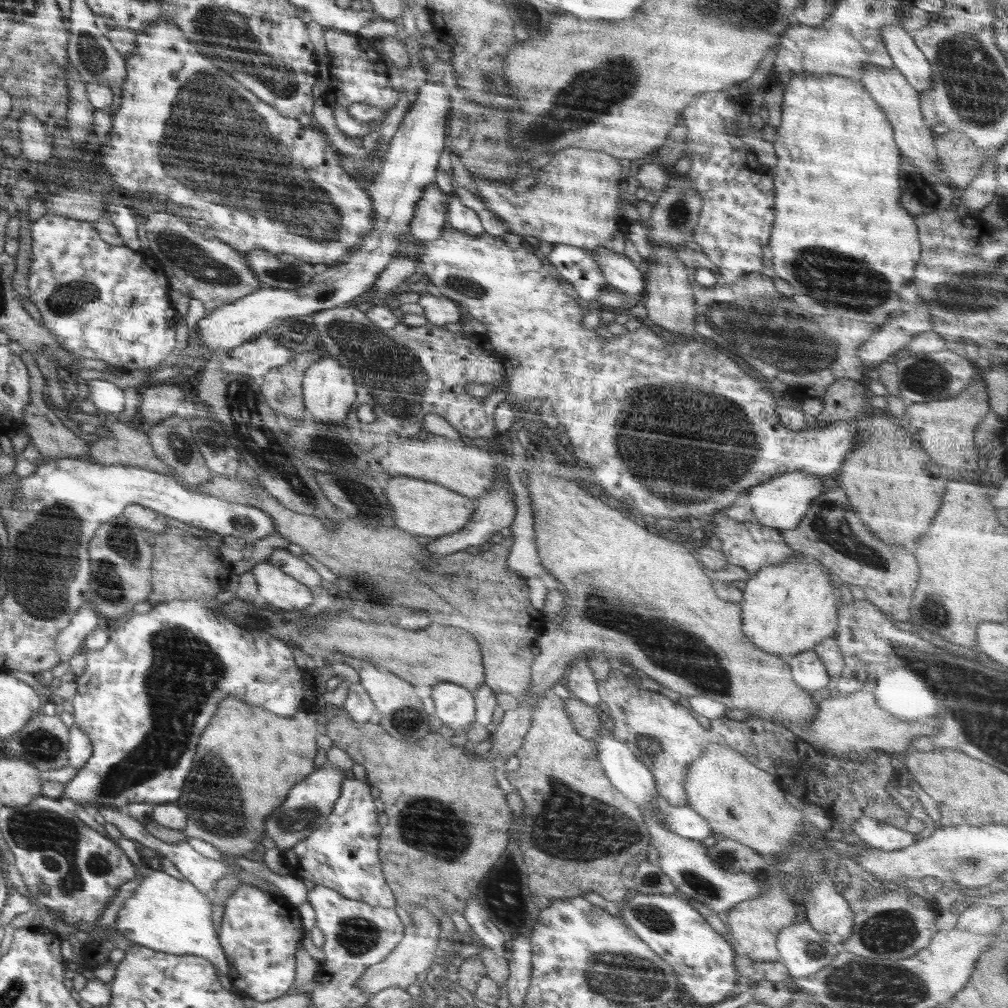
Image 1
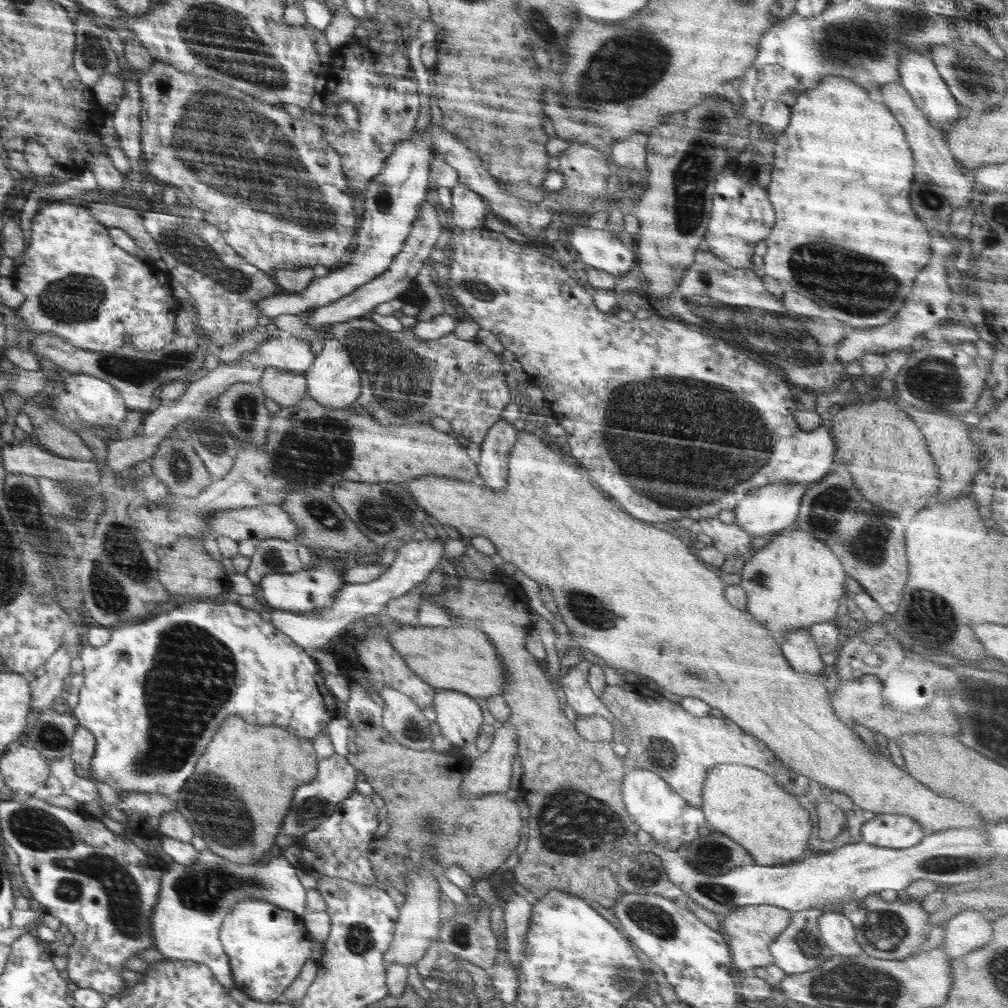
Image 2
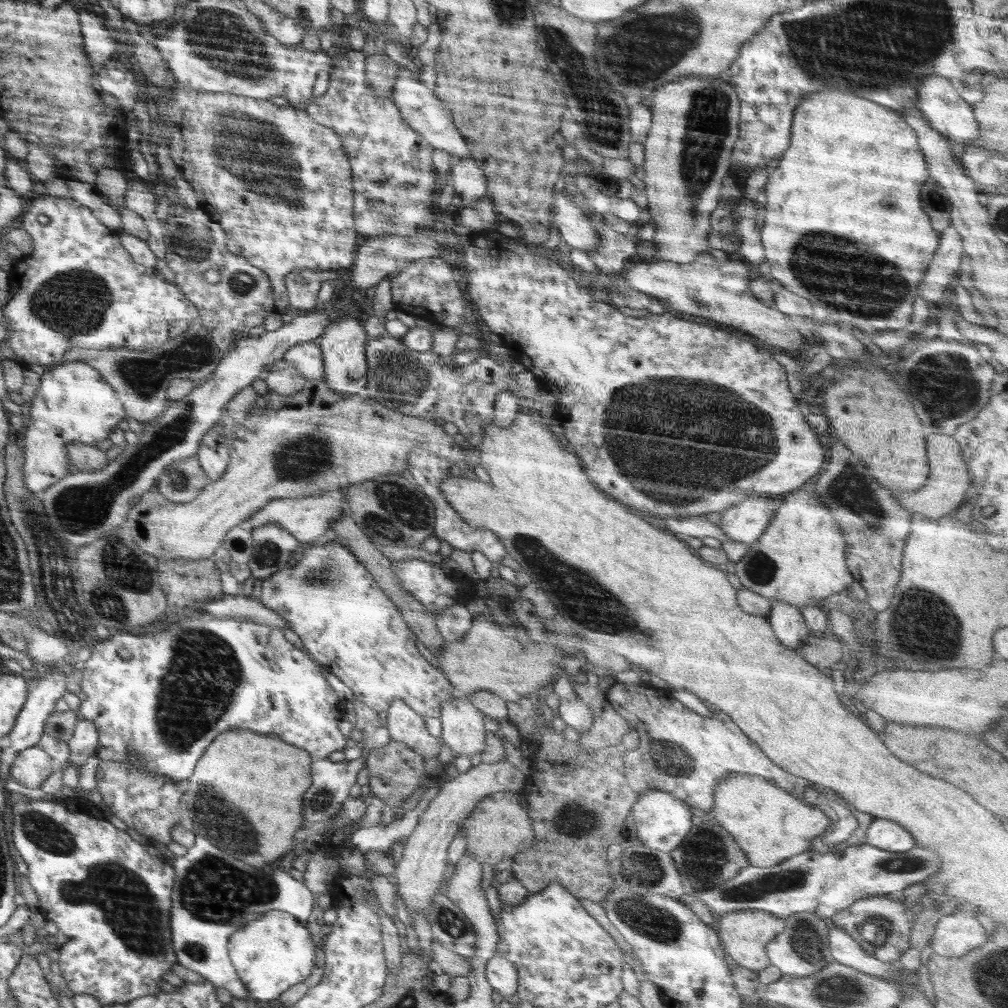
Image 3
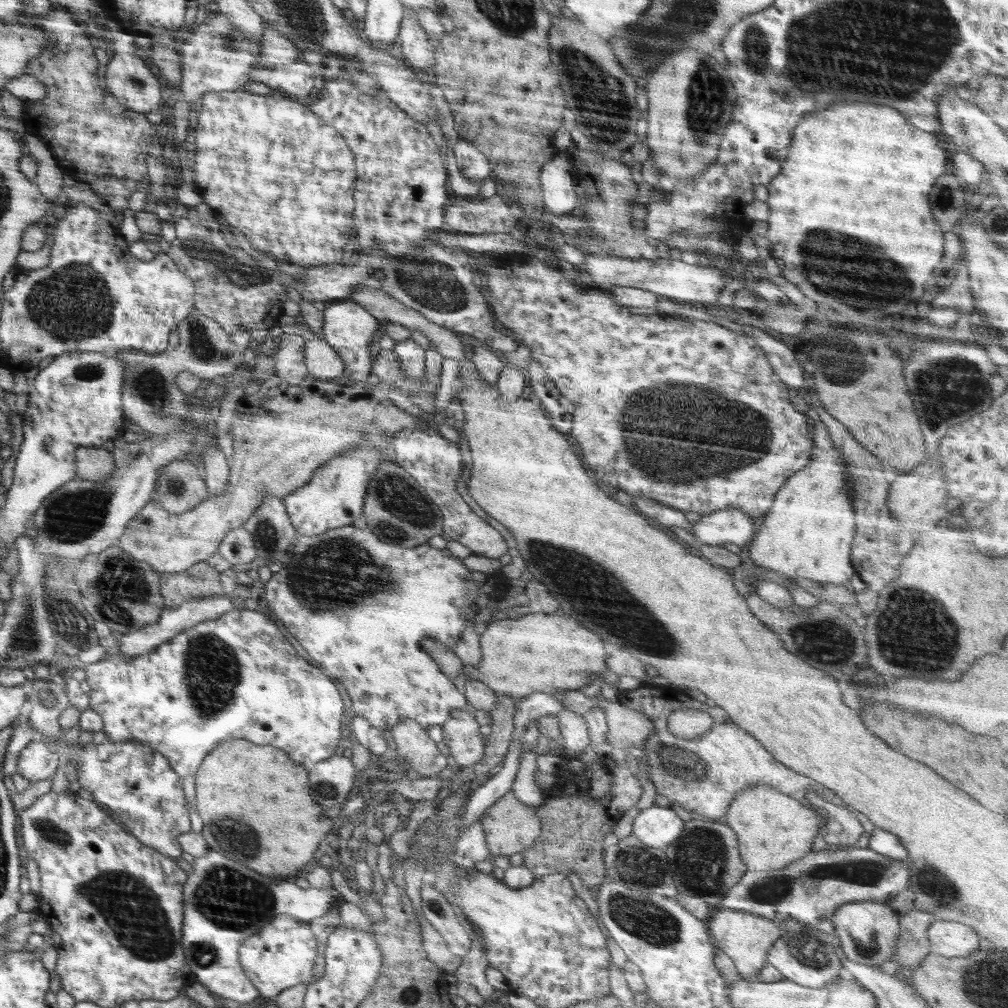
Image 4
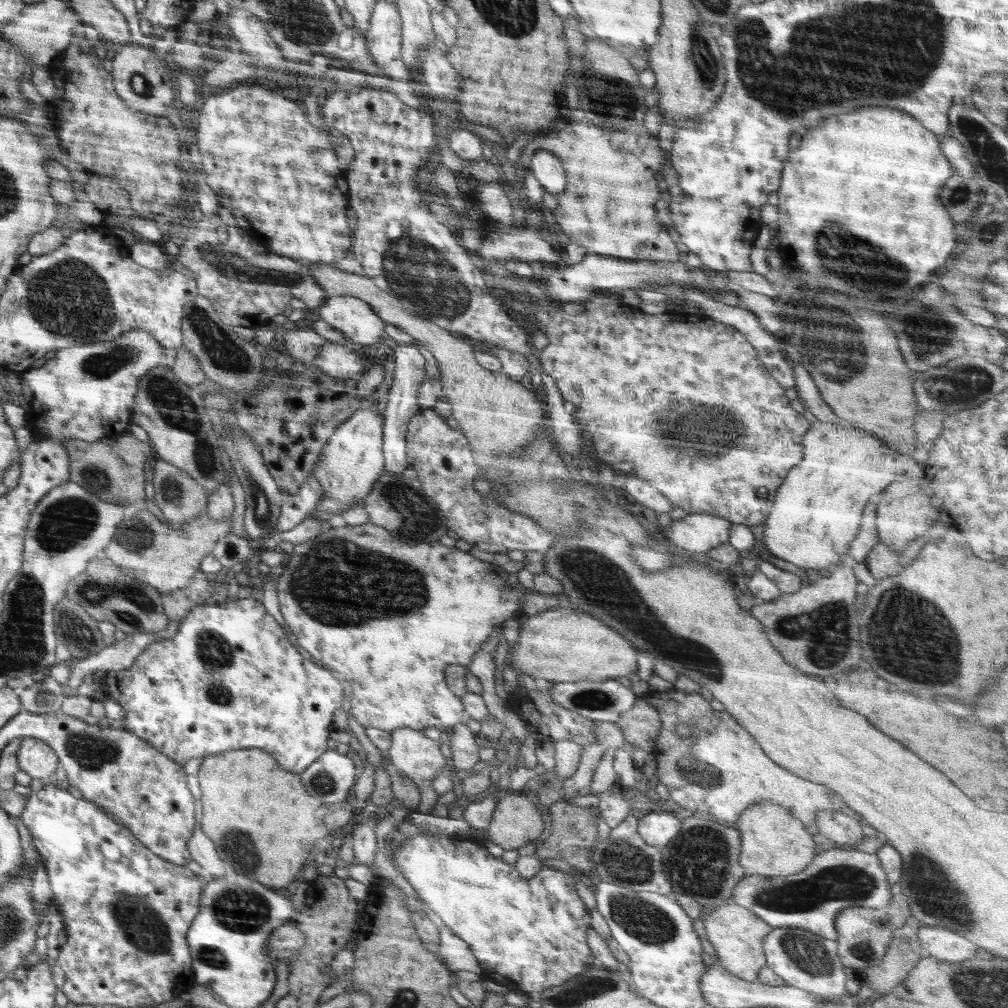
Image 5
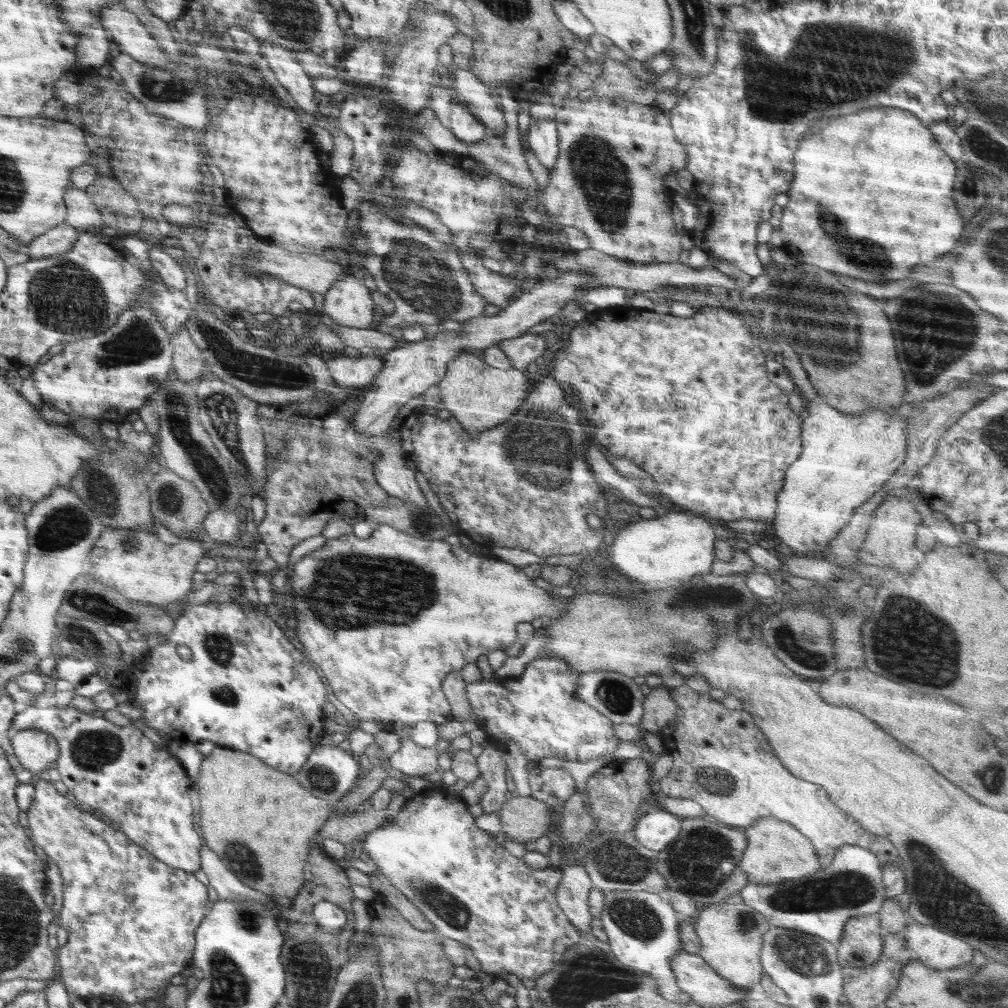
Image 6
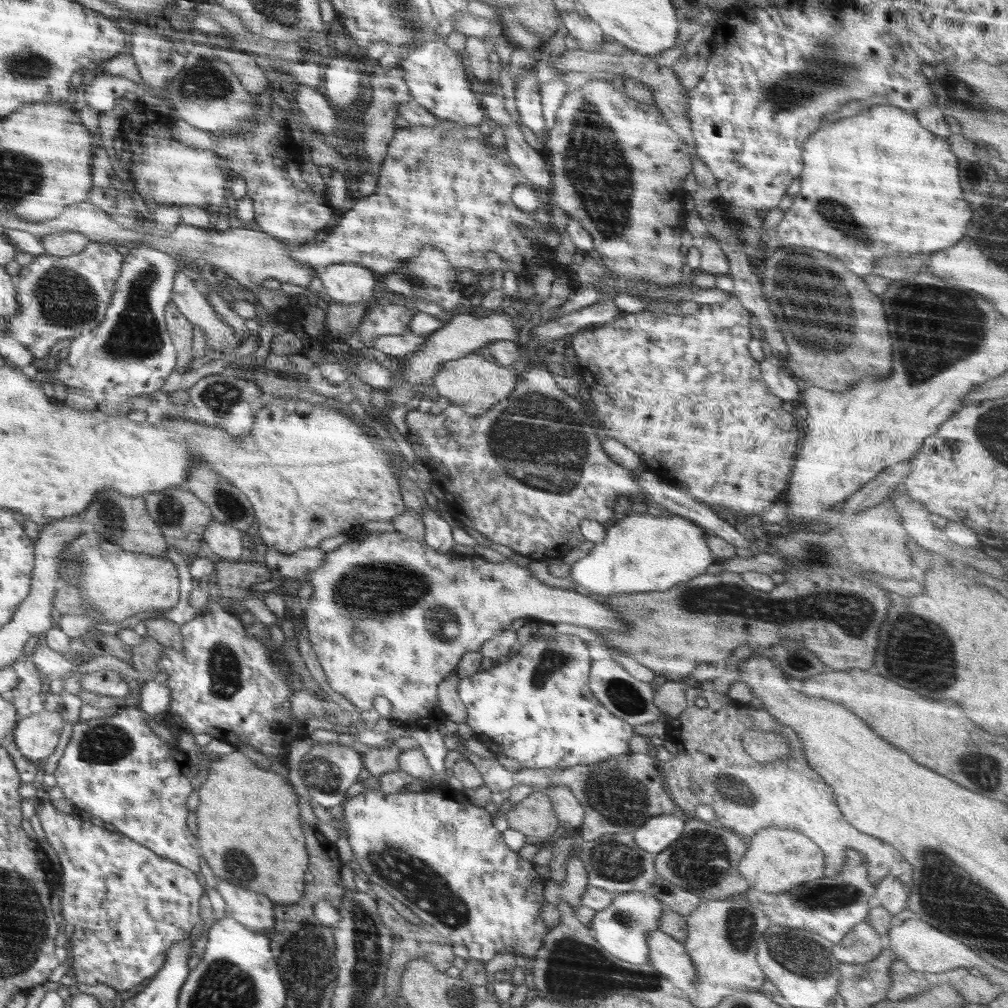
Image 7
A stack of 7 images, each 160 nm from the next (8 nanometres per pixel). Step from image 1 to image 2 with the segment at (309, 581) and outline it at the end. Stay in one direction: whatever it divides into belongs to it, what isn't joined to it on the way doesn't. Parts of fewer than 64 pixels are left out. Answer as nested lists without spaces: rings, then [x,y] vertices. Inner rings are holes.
[[[265,538],[259,541],[245,576],[257,586],[268,574],[291,574],[310,568],[311,565],[300,561],[298,547],[295,540]]]

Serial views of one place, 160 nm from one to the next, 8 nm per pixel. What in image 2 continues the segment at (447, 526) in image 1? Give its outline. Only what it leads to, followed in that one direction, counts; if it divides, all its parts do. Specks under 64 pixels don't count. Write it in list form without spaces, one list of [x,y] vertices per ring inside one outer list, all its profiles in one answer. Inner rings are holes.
[[[522,432],[515,440],[512,456],[509,454],[508,478],[505,487],[501,488],[501,490],[486,488],[478,480],[466,482],[465,480],[440,475],[422,475],[421,477],[410,479],[406,482],[406,487],[407,491],[414,497],[415,503],[422,510],[425,510],[426,514],[433,516],[440,523],[445,523],[452,528],[456,528],[456,530],[460,531],[462,537],[486,536],[486,538],[489,538],[494,543],[497,554],[505,562],[514,564],[527,577],[536,581],[540,586],[548,588],[557,604],[557,613],[562,616],[562,622],[566,624],[567,632],[570,634],[570,646],[590,650],[590,652],[602,658],[606,666],[610,668],[615,667],[619,671],[632,671],[638,675],[652,678],[659,686],[675,695],[683,698],[694,697],[704,700],[706,704],[720,710],[724,716],[733,720],[744,732],[765,742],[765,745],[783,762],[783,765],[822,785],[828,785],[833,789],[842,791],[845,795],[849,795],[855,805],[862,807],[864,810],[874,811],[875,813],[906,815],[916,820],[925,830],[926,834],[946,829],[964,828],[964,826],[980,826],[982,830],[988,830],[988,824],[984,824],[980,820],[980,816],[970,806],[964,806],[964,804],[960,804],[956,800],[938,796],[938,794],[932,792],[926,785],[918,782],[904,767],[900,768],[892,763],[890,756],[884,755],[878,749],[878,746],[871,748],[868,745],[864,745],[862,739],[853,728],[846,726],[833,713],[831,705],[832,694],[828,690],[828,685],[822,679],[822,676],[800,674],[792,670],[781,651],[780,642],[770,635],[768,629],[764,629],[760,623],[752,619],[752,614],[732,606],[724,599],[724,590],[726,590],[727,586],[721,577],[713,572],[710,566],[704,564],[698,557],[694,556],[683,541],[674,538],[672,534],[668,534],[664,530],[654,528],[648,522],[640,522],[640,520],[632,518],[630,514],[622,512],[622,508],[617,503],[612,504],[614,501],[611,498],[610,500],[606,500],[604,496],[600,496],[596,492],[596,488],[592,488],[592,484],[586,480],[586,476],[582,476],[582,470],[580,468],[582,467],[572,466],[570,462],[566,462],[560,456],[556,456],[550,448],[546,448],[536,438],[536,435],[530,434],[529,432]]]

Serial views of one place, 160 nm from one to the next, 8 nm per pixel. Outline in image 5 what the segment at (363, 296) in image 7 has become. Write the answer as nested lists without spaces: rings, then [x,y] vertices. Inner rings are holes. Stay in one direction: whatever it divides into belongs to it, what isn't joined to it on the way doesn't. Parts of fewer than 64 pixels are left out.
[[[355,296],[328,297],[319,313],[324,322],[350,340],[349,347],[370,346],[379,342],[384,333],[385,322],[367,302]]]

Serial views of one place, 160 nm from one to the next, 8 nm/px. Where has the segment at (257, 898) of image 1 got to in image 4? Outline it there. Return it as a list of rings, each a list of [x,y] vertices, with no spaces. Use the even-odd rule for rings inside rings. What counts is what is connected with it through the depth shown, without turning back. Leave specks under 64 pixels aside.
[[[289,914],[276,915],[260,929],[259,933],[245,938],[239,946],[239,963],[244,969],[248,980],[259,990],[260,997],[275,998],[282,990],[306,983],[311,980],[315,960],[317,959],[317,940],[311,931],[309,923],[296,920],[296,917],[290,917]]]

